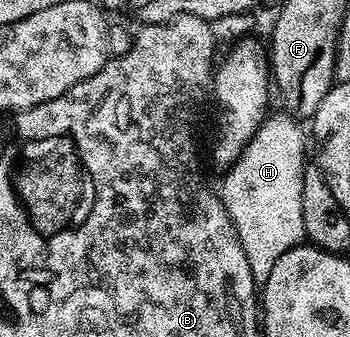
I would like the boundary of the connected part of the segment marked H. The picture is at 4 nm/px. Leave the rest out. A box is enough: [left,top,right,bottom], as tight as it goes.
[219,110,307,282]

